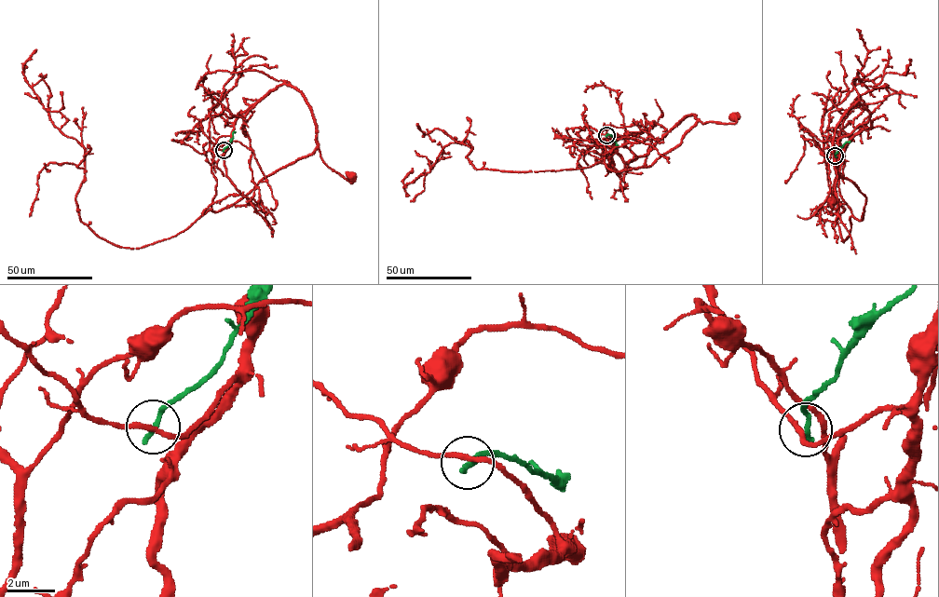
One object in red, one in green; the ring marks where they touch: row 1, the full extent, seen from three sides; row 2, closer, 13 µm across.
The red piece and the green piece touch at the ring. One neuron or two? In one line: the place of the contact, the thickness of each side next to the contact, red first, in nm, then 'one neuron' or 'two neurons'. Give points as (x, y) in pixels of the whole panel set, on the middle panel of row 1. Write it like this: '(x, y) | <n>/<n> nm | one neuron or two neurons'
(606, 135) | 200/280 nm | two neurons

